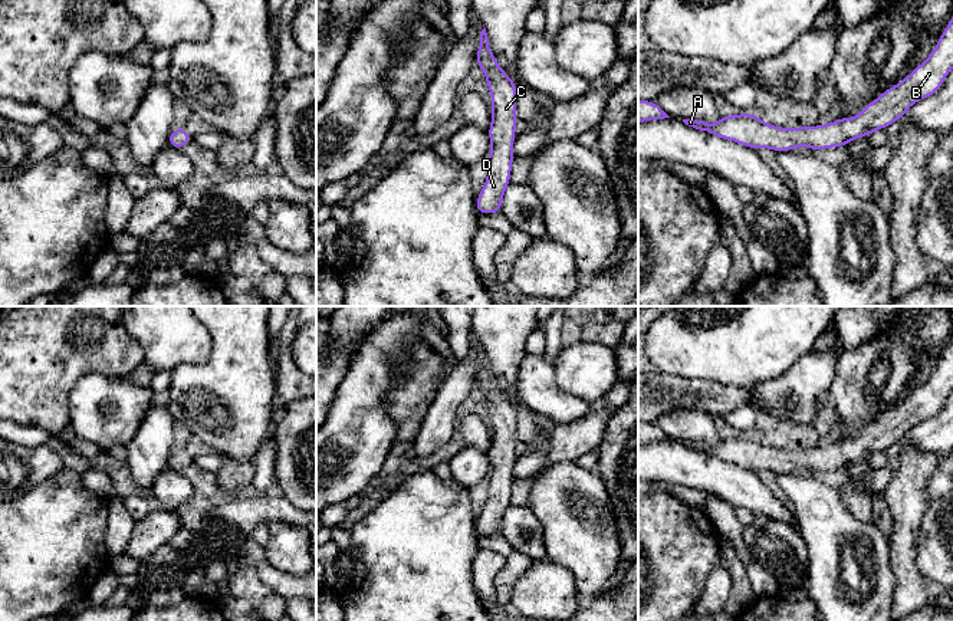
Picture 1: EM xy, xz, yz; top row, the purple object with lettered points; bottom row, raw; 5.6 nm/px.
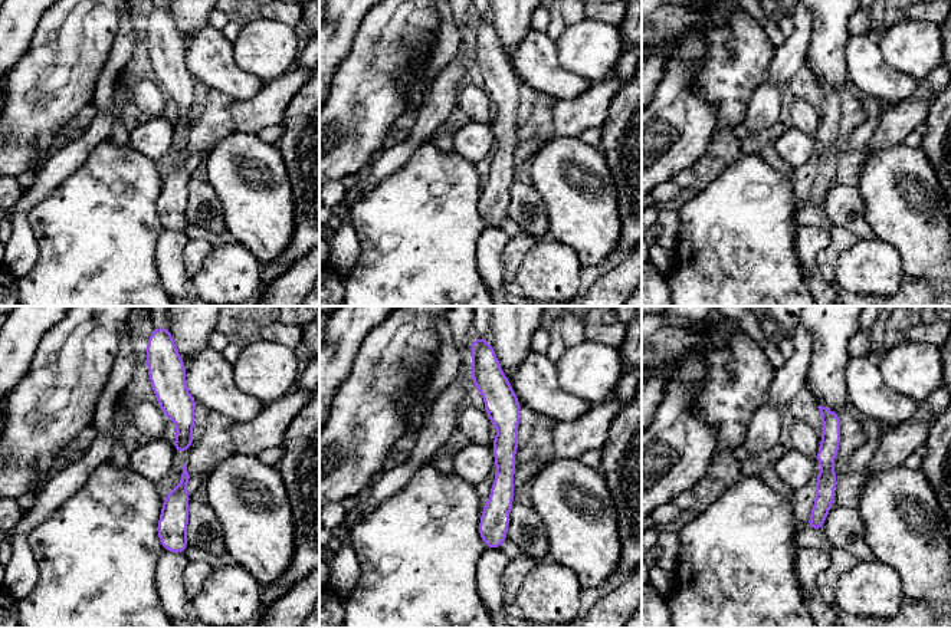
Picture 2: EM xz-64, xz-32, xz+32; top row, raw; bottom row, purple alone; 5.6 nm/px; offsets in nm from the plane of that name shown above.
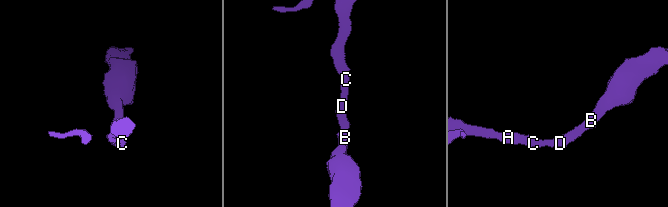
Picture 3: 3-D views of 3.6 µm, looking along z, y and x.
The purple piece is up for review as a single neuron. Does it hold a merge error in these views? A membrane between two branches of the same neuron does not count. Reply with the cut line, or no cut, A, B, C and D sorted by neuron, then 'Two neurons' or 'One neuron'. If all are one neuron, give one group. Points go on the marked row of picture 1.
No split. Groups: A B C D. One neuron

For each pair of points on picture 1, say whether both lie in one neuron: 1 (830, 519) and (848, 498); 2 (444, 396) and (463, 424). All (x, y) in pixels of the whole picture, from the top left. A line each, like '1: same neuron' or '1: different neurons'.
1: different neurons
2: different neurons

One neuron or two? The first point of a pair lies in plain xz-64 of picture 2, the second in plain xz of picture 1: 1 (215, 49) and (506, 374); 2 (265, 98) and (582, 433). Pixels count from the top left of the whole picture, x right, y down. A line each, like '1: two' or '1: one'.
1: two
2: one

